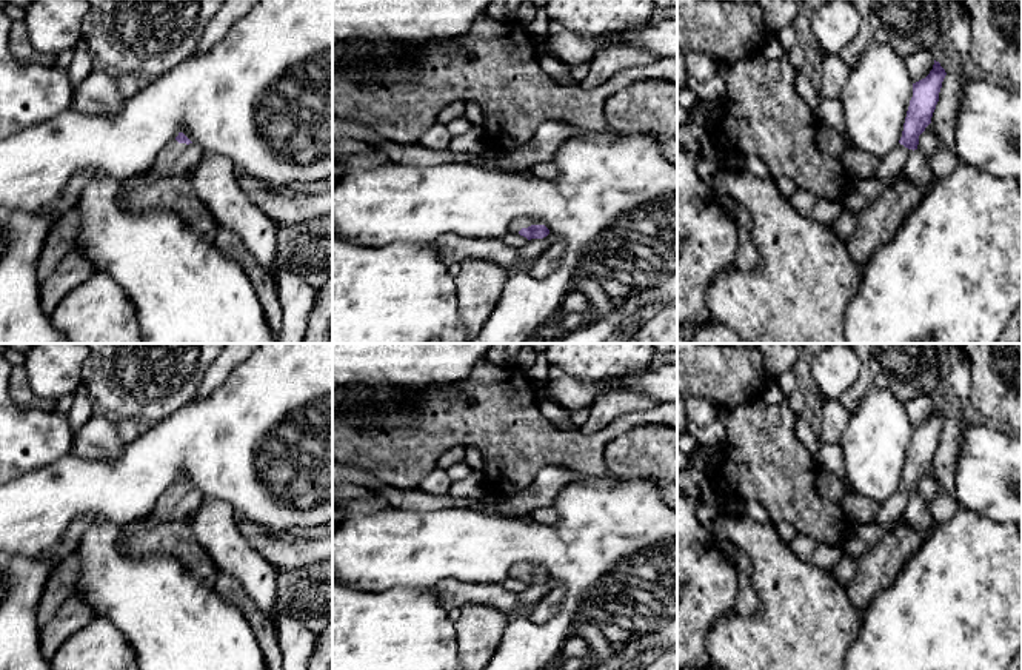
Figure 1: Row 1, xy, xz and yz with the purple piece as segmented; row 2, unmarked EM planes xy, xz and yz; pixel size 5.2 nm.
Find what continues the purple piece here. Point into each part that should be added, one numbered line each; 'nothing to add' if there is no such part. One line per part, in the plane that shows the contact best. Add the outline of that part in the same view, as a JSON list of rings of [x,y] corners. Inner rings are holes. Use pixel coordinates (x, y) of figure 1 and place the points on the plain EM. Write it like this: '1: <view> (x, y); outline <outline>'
1: xz (524, 567); outline [[[522,562],[522,564],[514,565],[514,567],[509,570],[509,578],[519,579],[519,576],[520,576],[522,573],[528,573],[528,571],[531,571],[531,570],[543,570],[543,568],[539,567],[539,565],[534,565],[534,564],[531,564],[531,562]]]

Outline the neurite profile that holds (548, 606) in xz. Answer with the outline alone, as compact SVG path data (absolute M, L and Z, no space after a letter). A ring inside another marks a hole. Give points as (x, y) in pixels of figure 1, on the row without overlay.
M554 584L548 595L545 595L539 602L536 602L526 619L540 624L548 621L551 616L554 616L559 611L559 607L563 601L563 587L559 584Z

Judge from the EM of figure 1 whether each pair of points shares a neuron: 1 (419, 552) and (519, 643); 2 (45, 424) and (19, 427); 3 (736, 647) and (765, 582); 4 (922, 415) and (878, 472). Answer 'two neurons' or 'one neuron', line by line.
1: one neuron
2: one neuron
3: one neuron
4: two neurons

